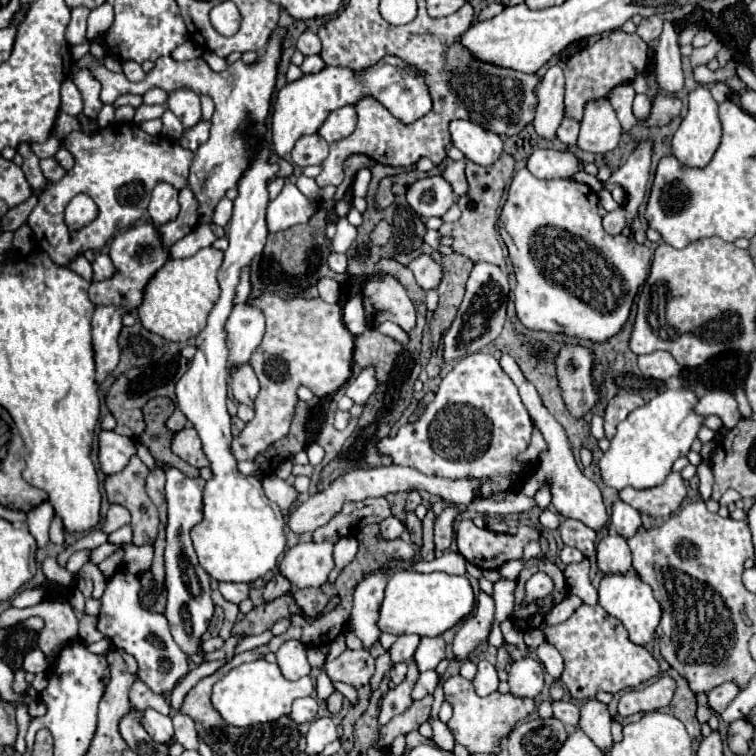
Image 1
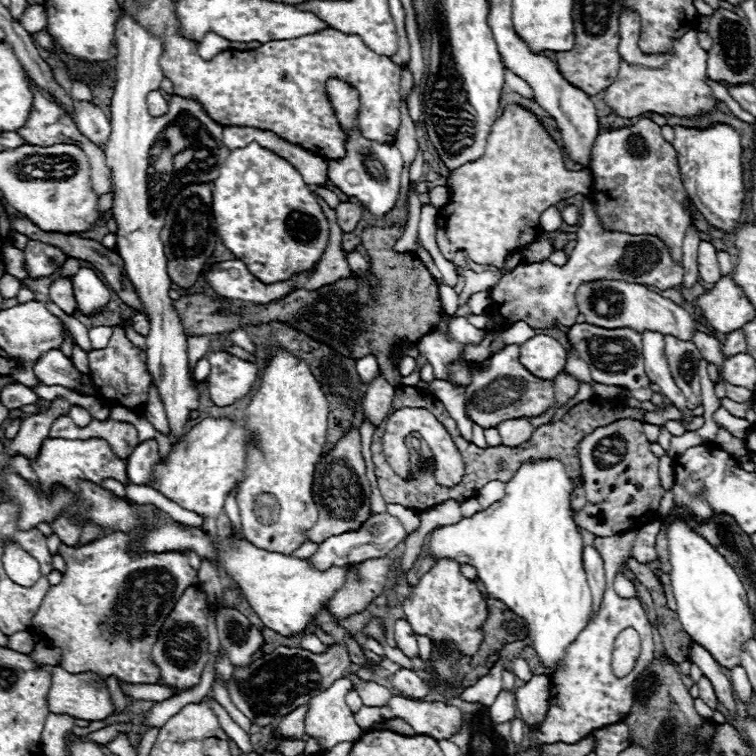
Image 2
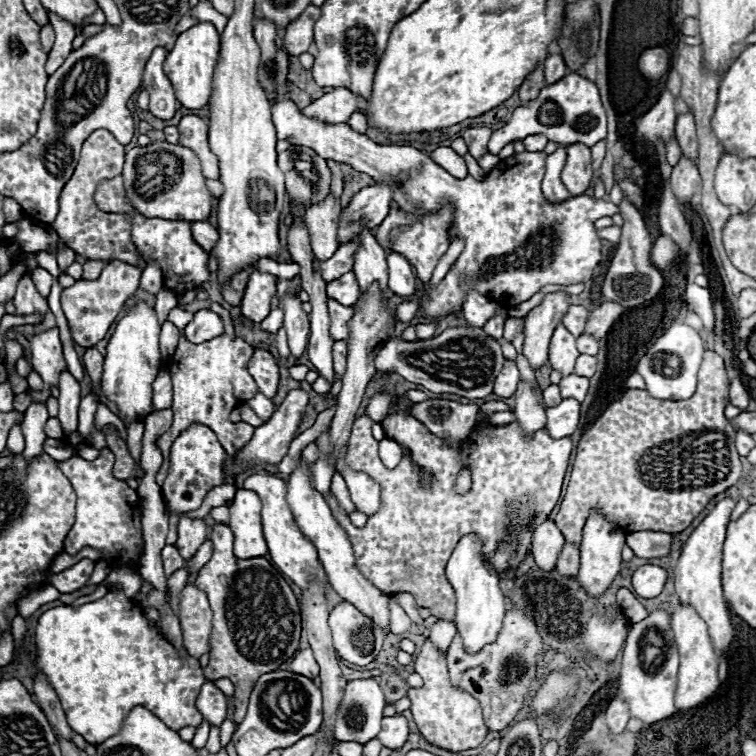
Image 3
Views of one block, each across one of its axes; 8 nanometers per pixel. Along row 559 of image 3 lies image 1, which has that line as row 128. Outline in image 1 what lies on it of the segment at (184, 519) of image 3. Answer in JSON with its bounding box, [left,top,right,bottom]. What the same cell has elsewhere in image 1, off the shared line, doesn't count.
[168,98,200,130]

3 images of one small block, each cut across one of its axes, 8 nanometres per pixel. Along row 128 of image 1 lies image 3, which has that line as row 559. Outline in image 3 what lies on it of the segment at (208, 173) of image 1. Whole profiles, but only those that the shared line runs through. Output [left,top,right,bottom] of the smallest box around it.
[196,524,300,724]

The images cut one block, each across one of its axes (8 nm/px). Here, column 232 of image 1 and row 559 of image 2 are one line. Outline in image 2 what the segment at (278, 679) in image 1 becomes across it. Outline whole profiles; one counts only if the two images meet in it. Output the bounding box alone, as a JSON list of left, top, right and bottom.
[666,516,752,668]

